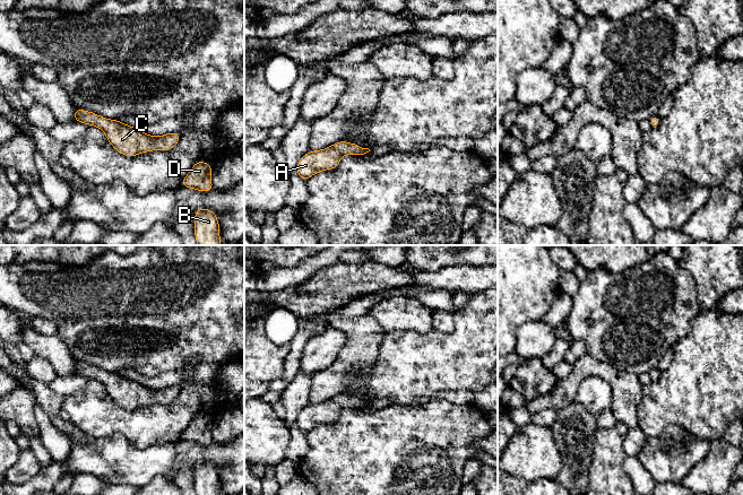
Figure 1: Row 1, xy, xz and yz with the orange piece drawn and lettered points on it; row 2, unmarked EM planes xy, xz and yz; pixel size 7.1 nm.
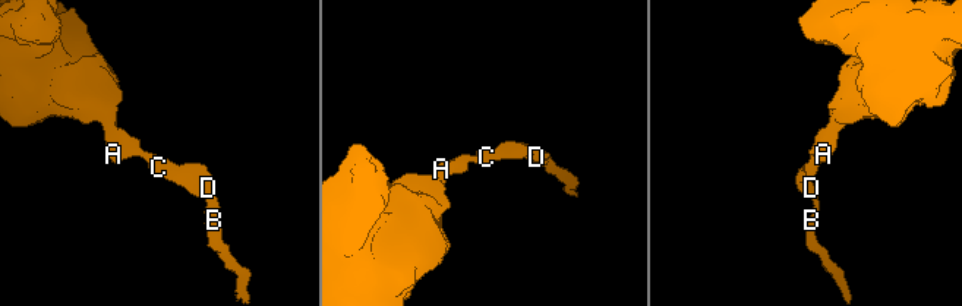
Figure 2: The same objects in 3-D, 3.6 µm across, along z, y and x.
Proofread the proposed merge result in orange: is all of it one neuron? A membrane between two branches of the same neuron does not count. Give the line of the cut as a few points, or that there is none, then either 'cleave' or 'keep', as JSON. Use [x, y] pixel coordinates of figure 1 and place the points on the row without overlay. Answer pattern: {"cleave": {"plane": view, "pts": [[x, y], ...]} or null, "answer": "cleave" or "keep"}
{"cleave": null, "answer": "keep"}

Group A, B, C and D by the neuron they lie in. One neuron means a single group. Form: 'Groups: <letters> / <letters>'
Groups: A B C D

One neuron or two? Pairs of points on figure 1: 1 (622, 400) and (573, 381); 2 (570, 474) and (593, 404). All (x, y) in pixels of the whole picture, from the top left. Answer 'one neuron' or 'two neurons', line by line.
1: one neuron
2: two neurons

